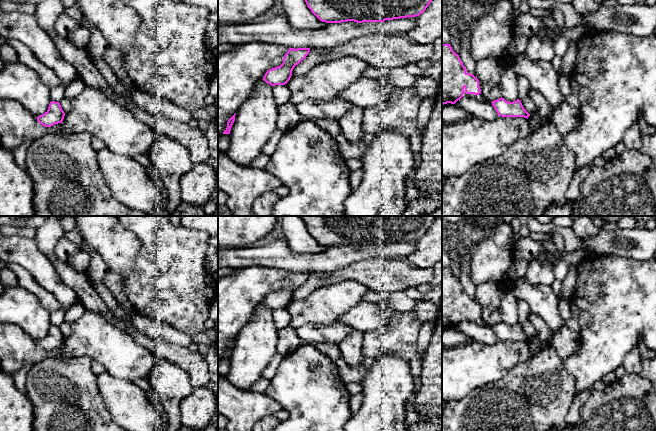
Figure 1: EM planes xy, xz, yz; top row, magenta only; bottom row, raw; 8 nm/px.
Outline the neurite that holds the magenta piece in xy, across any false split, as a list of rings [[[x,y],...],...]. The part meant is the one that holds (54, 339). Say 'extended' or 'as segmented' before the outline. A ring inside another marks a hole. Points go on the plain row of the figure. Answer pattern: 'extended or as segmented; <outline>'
as segmented; [[[51,325],[48,334],[37,341],[37,345],[45,351],[51,351],[54,348],[62,347],[65,337],[59,326]]]

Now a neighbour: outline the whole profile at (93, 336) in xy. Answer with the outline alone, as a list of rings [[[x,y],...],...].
[[[85,307],[83,315],[72,323],[72,334],[65,337],[62,345],[69,356],[86,356],[100,363],[109,374],[133,381],[148,379],[156,357],[146,348],[137,344],[124,330],[106,320],[102,314],[94,313]]]

